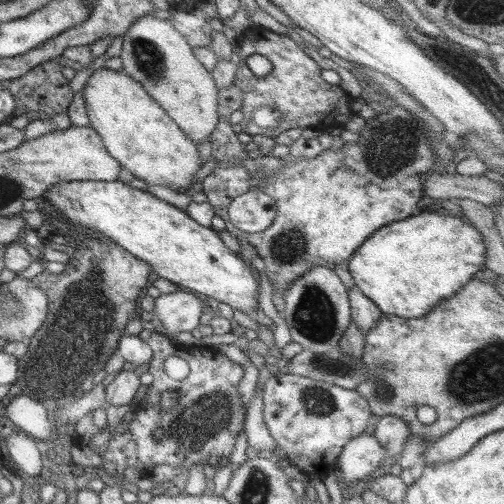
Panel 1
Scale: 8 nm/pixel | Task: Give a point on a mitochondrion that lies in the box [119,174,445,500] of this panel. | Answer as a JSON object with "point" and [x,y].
{"point":[202,420]}

